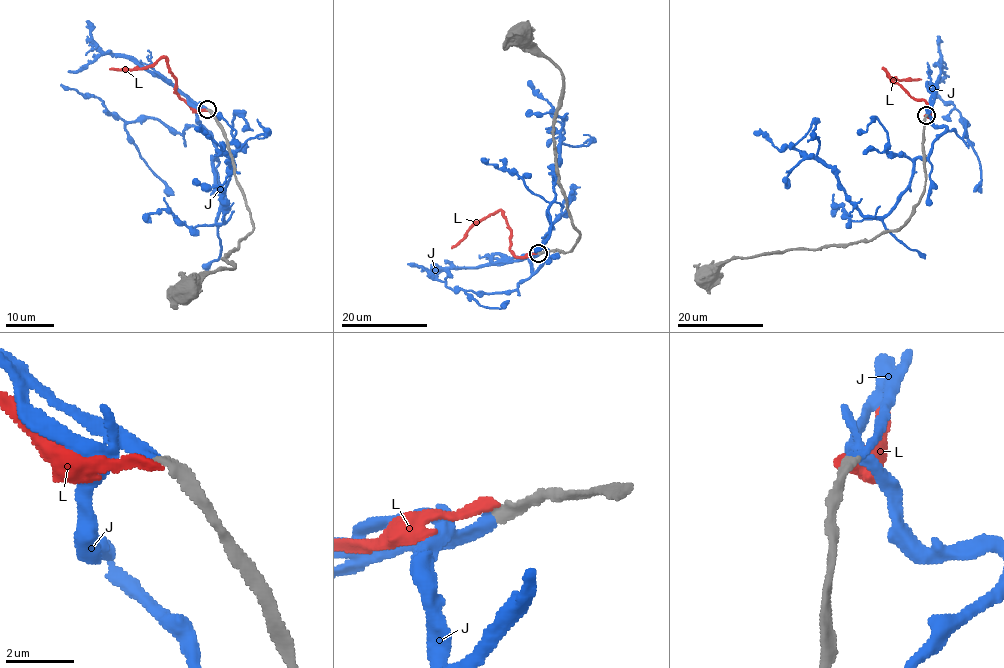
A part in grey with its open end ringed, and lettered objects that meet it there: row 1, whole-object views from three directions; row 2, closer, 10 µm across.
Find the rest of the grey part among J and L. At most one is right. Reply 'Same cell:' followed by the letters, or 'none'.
Same cell: J

